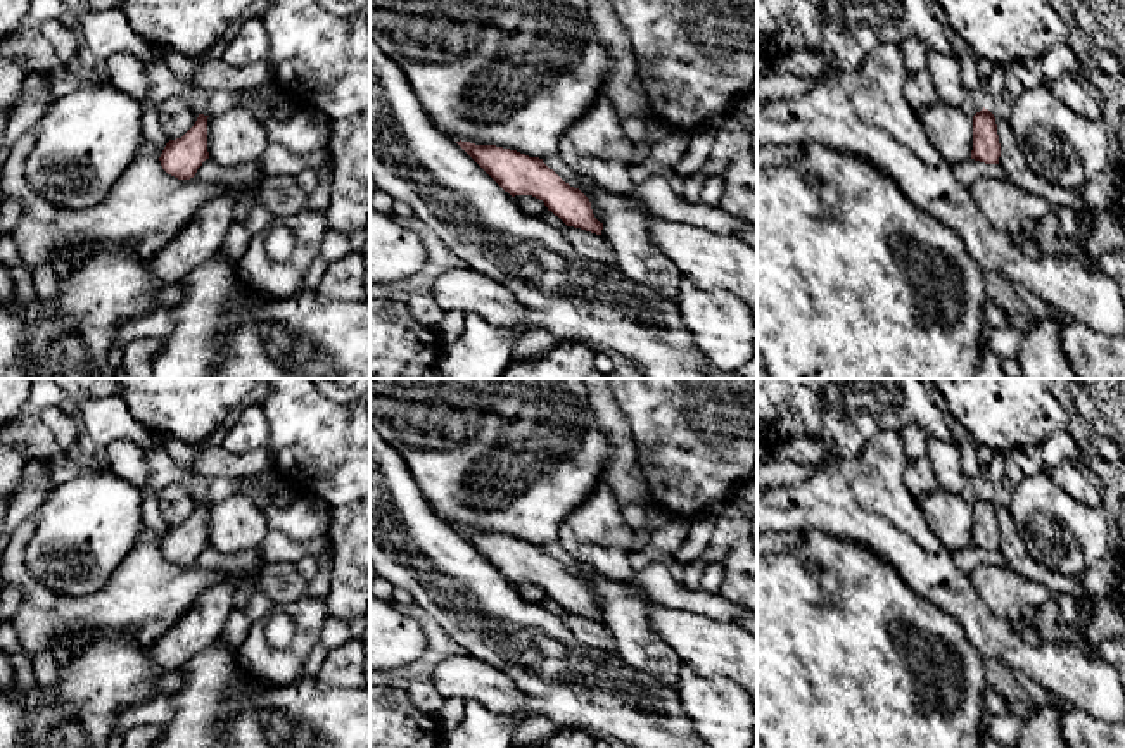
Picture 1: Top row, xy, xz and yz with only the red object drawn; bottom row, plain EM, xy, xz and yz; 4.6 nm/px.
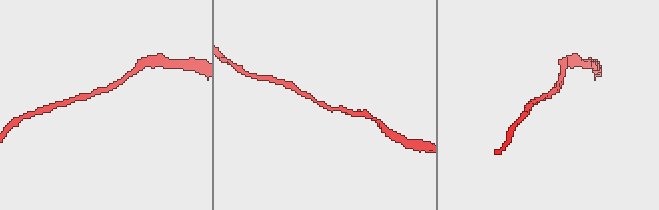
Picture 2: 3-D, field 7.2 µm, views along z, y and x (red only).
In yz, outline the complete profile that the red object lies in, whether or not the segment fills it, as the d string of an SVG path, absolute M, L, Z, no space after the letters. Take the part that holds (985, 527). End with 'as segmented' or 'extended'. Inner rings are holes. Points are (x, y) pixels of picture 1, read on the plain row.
M988 496L973 503L973 537L971 546L985 551L999 551L1001 530L995 504Z | as segmented

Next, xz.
M456 530L512 584L532 582L567 613L601 622L603 610L594 605L589 586L543 546L496 532Z | as segmented

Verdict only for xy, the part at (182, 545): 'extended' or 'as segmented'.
as segmented

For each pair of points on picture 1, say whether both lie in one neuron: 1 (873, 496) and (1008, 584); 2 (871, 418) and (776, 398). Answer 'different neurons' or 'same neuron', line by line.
1: different neurons
2: same neuron

